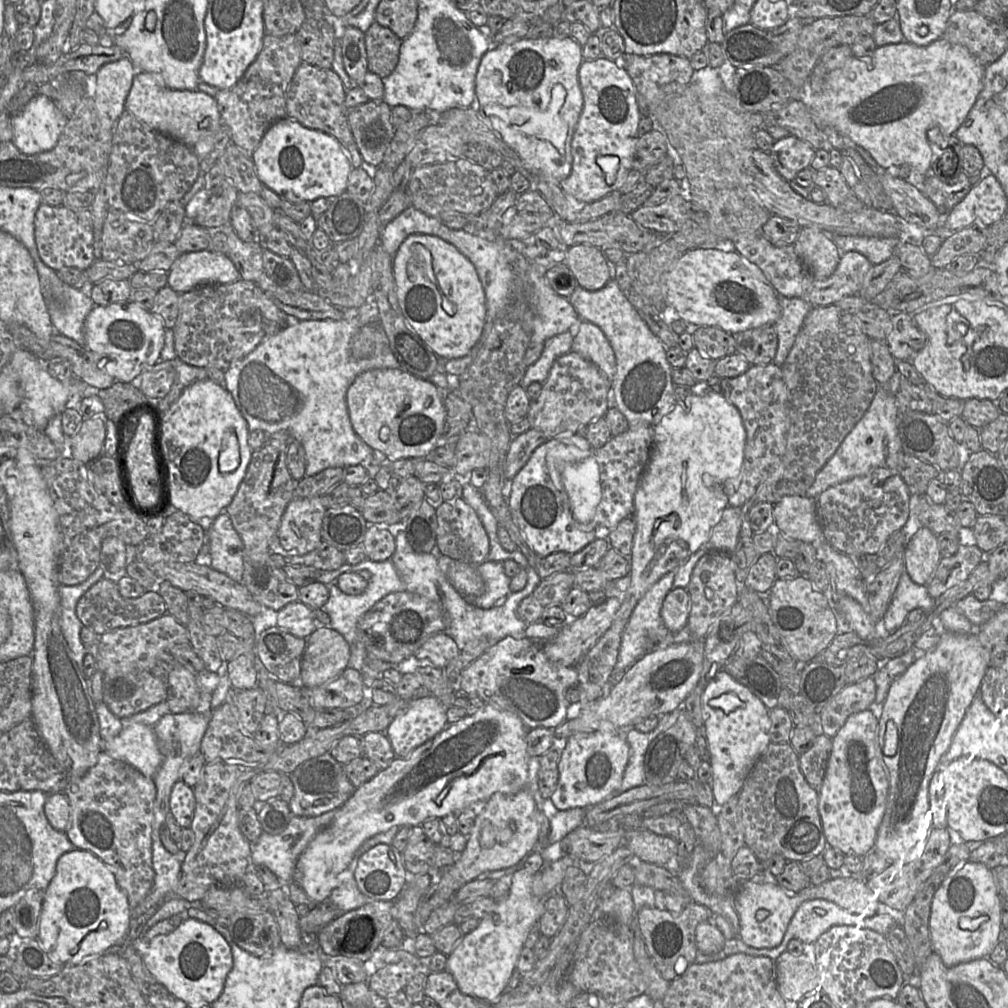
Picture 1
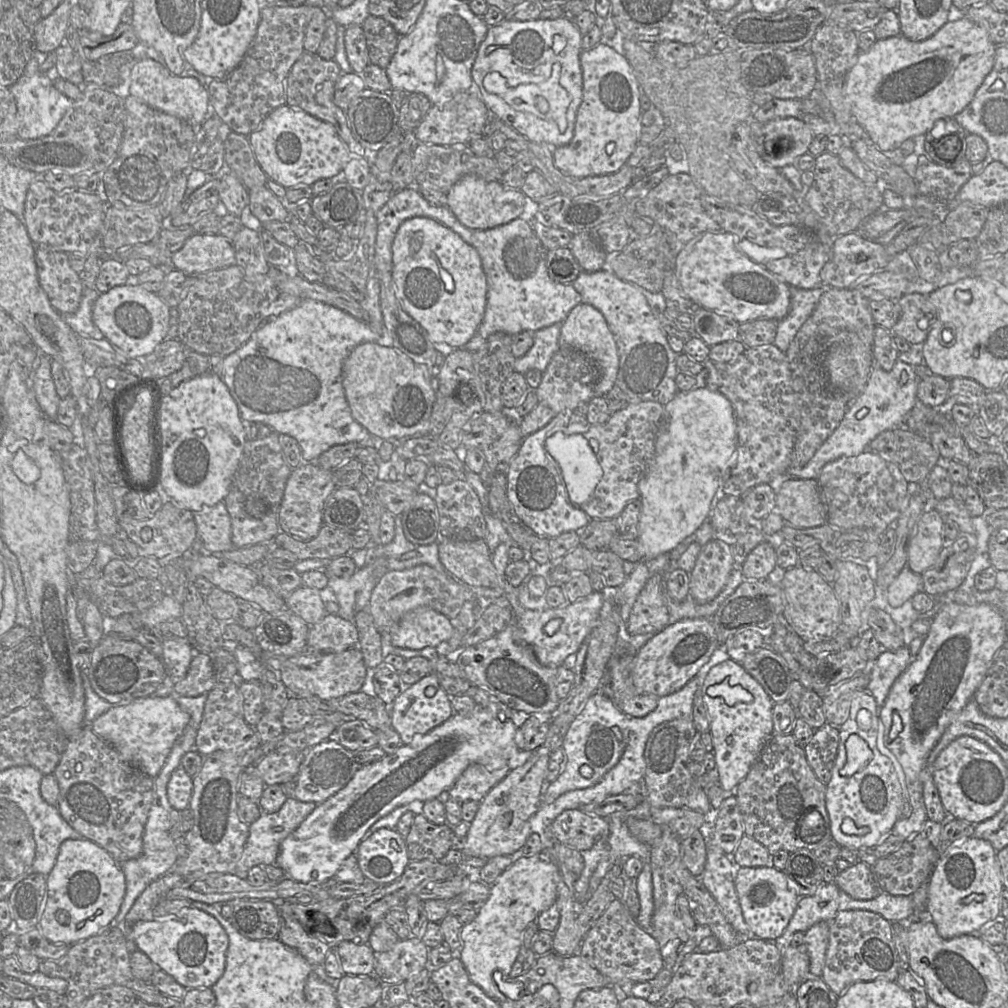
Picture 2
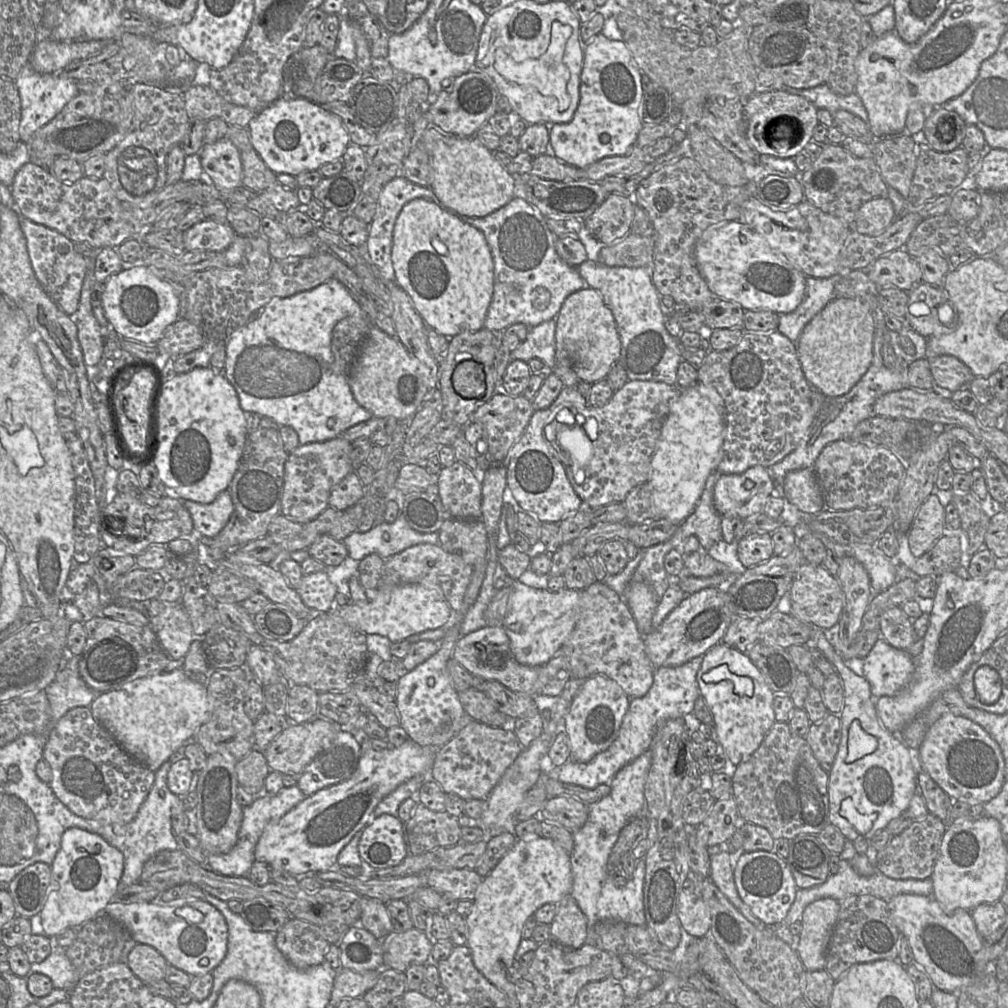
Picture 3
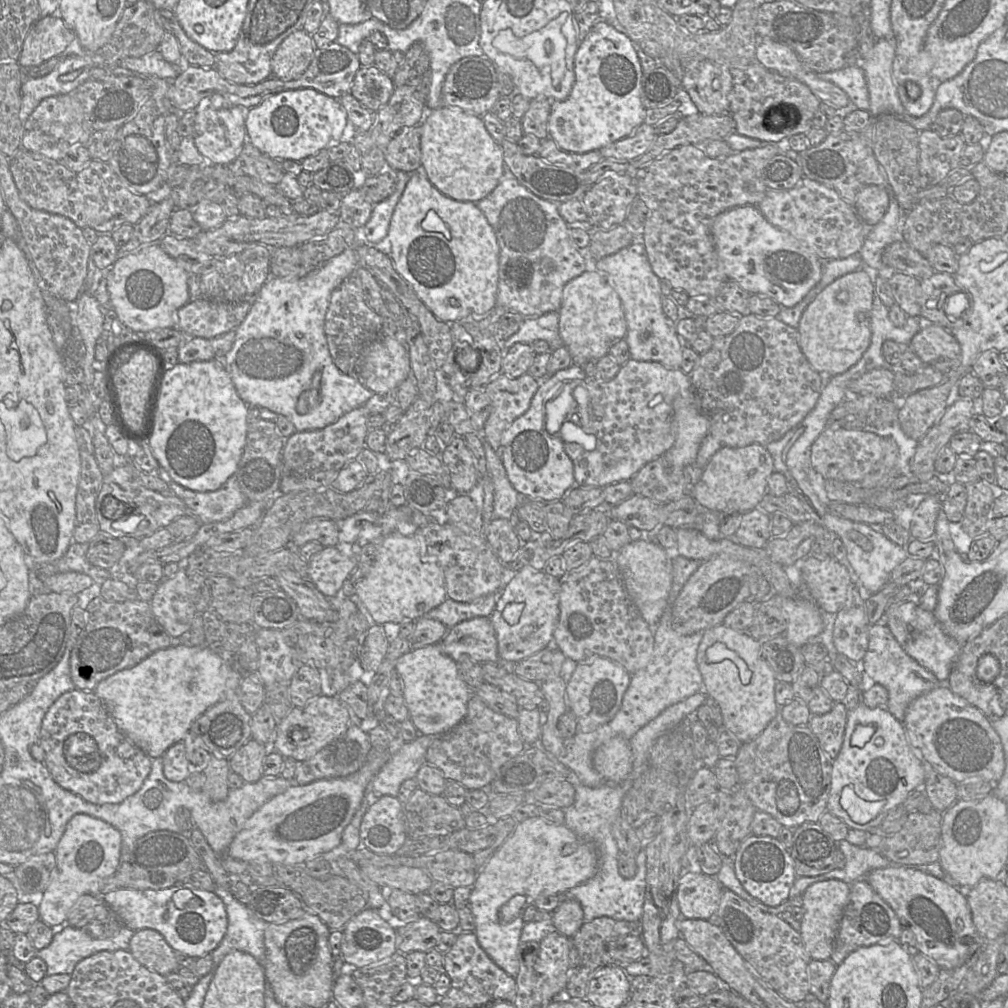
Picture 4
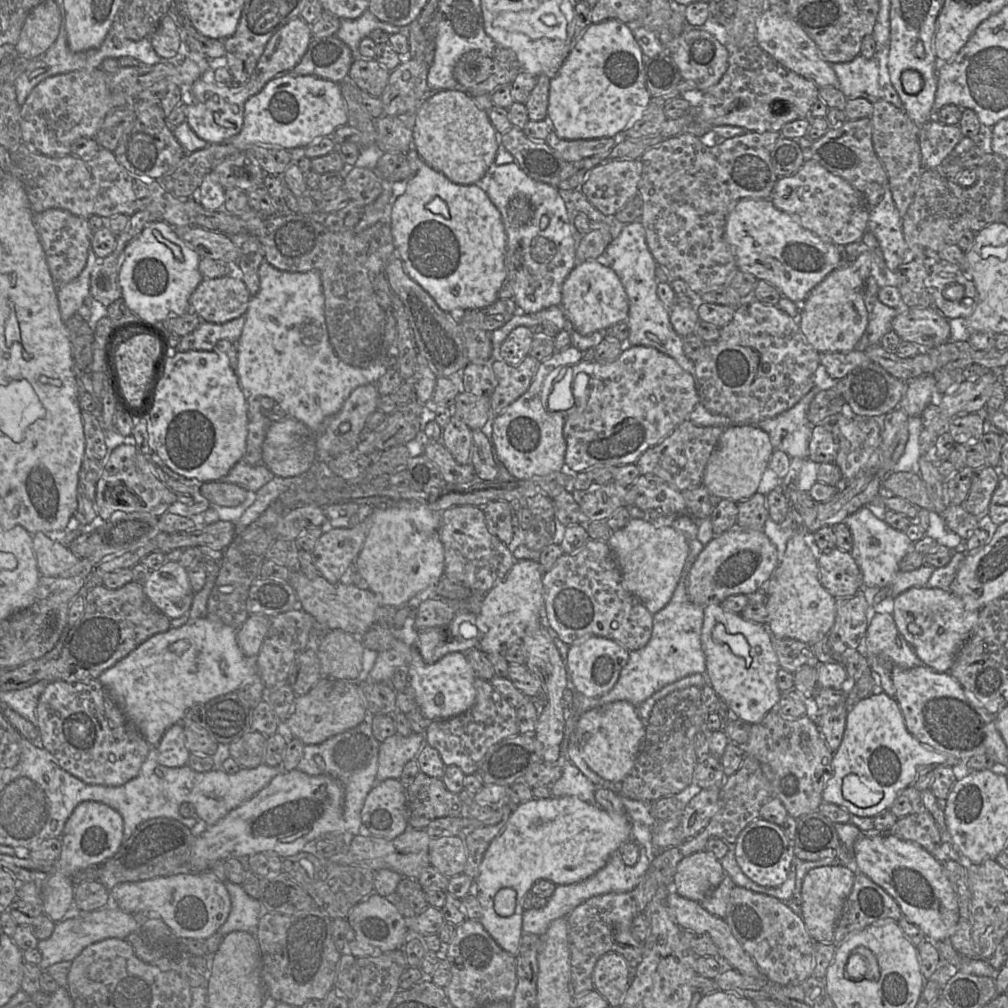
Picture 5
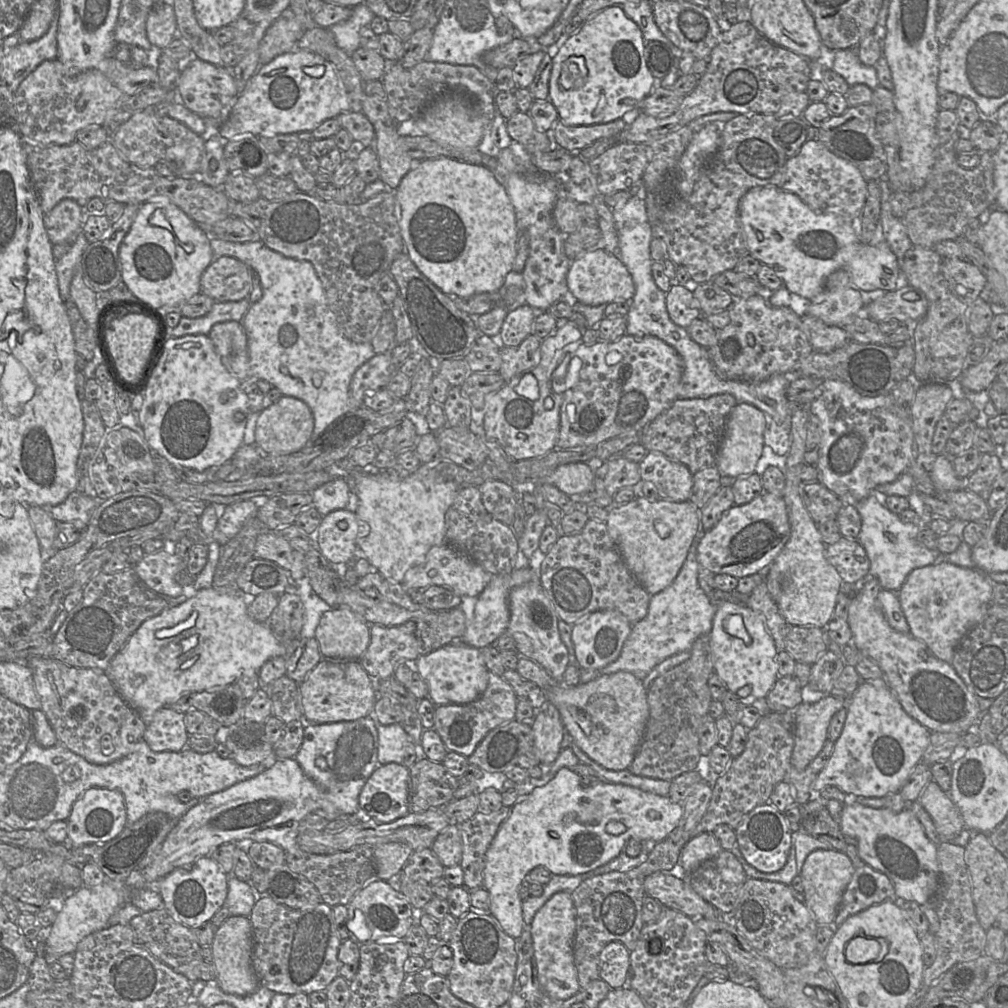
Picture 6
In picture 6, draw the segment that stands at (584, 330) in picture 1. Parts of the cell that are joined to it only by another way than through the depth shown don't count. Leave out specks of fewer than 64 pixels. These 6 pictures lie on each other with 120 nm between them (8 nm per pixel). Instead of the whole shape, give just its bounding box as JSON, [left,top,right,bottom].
[568,248,635,306]

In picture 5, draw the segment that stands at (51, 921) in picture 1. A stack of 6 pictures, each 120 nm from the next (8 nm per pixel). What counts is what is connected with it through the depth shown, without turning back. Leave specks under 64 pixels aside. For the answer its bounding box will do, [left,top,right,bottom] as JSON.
[42,801,123,922]

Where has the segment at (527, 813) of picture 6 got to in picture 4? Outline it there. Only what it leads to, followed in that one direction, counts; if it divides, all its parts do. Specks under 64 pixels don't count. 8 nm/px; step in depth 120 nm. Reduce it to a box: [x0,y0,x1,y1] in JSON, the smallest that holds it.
[469,816,597,979]

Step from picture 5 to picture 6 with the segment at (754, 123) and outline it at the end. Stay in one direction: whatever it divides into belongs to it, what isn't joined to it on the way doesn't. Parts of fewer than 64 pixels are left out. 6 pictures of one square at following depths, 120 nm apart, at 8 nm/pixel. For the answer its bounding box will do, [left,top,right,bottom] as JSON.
[617,21,811,144]

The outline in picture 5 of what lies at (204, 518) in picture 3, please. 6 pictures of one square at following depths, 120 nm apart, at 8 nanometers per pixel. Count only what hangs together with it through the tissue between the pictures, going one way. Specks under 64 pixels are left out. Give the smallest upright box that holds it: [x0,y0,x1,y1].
[219,460,274,494]

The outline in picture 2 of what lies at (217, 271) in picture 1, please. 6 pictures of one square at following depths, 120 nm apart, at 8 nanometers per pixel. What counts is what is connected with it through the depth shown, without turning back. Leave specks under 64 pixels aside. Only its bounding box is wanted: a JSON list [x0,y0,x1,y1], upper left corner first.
[172,234,236,276]

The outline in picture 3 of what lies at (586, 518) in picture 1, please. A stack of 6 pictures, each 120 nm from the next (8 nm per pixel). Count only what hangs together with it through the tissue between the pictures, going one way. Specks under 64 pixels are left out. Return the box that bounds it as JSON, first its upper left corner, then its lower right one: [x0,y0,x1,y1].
[556,423,593,484]

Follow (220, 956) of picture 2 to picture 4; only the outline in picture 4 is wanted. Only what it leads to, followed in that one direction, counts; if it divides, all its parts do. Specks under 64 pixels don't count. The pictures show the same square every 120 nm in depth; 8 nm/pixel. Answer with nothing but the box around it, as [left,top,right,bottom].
[104,882,228,958]

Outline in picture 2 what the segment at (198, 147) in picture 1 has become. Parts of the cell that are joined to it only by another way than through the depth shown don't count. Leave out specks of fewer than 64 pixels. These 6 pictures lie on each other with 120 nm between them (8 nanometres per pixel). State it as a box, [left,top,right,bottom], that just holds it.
[128,58,211,133]

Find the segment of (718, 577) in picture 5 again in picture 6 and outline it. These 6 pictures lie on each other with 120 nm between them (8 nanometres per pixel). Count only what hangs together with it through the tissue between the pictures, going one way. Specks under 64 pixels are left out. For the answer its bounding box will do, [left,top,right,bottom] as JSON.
[697,491,790,579]

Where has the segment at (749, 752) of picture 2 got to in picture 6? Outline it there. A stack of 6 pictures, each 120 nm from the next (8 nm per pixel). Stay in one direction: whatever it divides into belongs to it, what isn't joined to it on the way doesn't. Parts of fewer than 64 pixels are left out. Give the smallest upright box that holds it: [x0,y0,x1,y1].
[698,566,778,705]

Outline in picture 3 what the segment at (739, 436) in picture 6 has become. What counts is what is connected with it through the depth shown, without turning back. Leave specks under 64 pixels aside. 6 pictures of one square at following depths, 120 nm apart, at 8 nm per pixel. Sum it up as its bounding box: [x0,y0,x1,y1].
[713,465,775,519]

